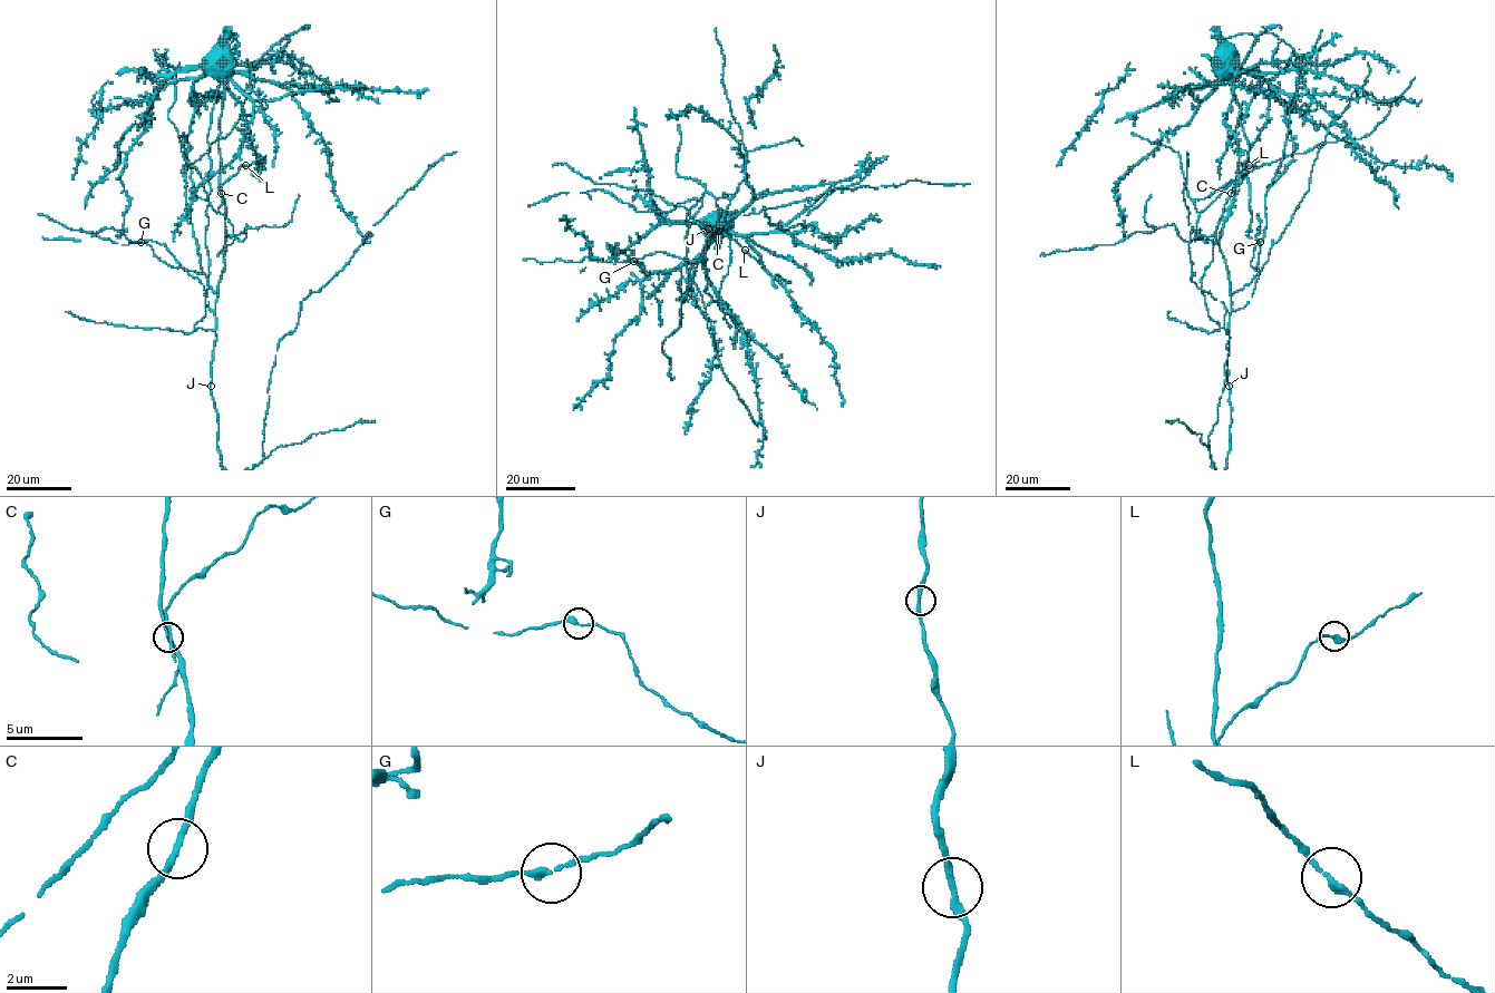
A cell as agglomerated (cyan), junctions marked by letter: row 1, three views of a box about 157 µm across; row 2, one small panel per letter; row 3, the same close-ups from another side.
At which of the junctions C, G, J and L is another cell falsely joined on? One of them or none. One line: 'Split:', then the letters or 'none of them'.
Split: none of them

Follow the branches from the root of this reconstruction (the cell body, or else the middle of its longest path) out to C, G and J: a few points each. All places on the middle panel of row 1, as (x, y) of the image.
C: (728, 218), (721, 216), (719, 220), (722, 234), (717, 240), (717, 250), (718, 231)
G: (728, 218), (719, 220), (718, 250), (724, 214), (699, 261), (654, 252), (633, 262)
J: (728, 218), (719, 220), (722, 234), (717, 250), (724, 214), (720, 227), (708, 229)

